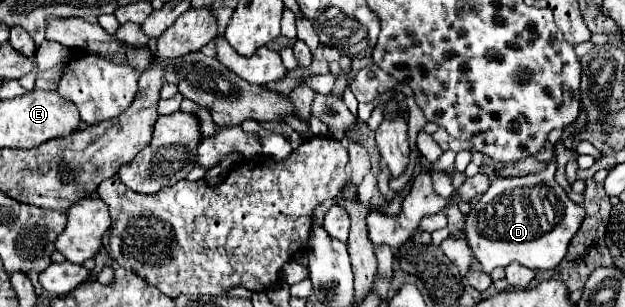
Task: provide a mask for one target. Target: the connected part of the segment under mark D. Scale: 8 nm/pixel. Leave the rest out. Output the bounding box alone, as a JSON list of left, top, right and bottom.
[465,107,587,273]

